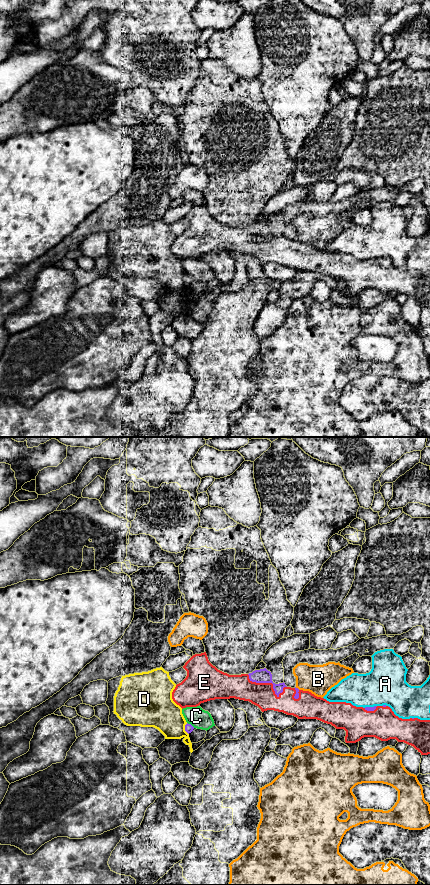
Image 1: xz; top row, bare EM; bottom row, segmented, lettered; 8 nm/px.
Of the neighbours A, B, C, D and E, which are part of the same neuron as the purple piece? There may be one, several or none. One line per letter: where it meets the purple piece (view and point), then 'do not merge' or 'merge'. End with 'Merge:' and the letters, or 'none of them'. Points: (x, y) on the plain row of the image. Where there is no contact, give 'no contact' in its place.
A: xz (370, 259) | do not merge
B: xz (297, 240) | do not merge
C: xz (190, 276) | do not merge
D: xz (185, 281) | do not merge
E: xz (270, 234) | merge
Merge: E

